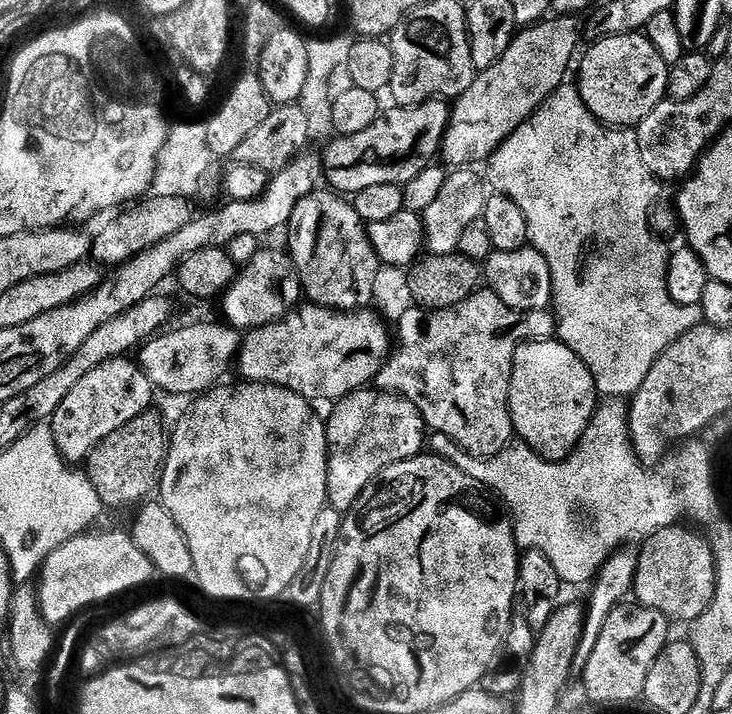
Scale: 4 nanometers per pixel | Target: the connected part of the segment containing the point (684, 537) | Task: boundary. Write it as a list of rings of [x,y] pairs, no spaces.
[[[685,526],[653,531],[639,549],[634,587],[635,603],[658,610],[670,622],[694,622],[716,597],[716,553],[707,535],[699,536]]]

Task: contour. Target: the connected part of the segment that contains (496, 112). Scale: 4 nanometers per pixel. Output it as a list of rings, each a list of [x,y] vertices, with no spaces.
[[[553,17],[521,29],[513,37],[502,58],[488,68],[479,71],[470,86],[456,98],[451,107],[448,127],[441,141],[440,154],[454,168],[483,163],[497,151],[565,83],[564,76],[574,56],[580,38],[580,24],[575,17]]]

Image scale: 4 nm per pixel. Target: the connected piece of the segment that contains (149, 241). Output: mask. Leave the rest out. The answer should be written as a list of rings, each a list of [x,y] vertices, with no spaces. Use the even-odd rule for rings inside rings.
[[[154,196],[149,199],[149,202],[150,204],[112,221],[98,234],[95,233],[90,256],[97,265],[104,268],[106,266],[119,267],[138,253],[154,247],[164,238],[174,235],[193,220],[194,211],[187,198]]]

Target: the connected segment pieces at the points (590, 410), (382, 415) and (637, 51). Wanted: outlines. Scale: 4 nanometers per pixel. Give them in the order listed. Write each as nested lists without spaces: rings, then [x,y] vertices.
[[[559,339],[530,340],[516,347],[510,378],[510,414],[515,435],[545,460],[566,460],[598,405],[596,383],[582,358]]]
[[[379,390],[351,392],[333,408],[336,409],[329,416],[326,416],[328,430],[327,507],[333,508],[341,514],[347,514],[358,502],[362,490],[366,490],[366,486],[373,484],[382,474],[382,470],[386,470],[403,460],[421,455],[425,451],[426,425],[422,414],[414,406],[414,402],[405,400],[403,396],[397,396],[391,392]]]
[[[639,31],[626,32],[599,39],[591,47],[580,64],[578,89],[582,102],[601,124],[631,129],[646,114],[661,107],[670,67],[646,35]]]

